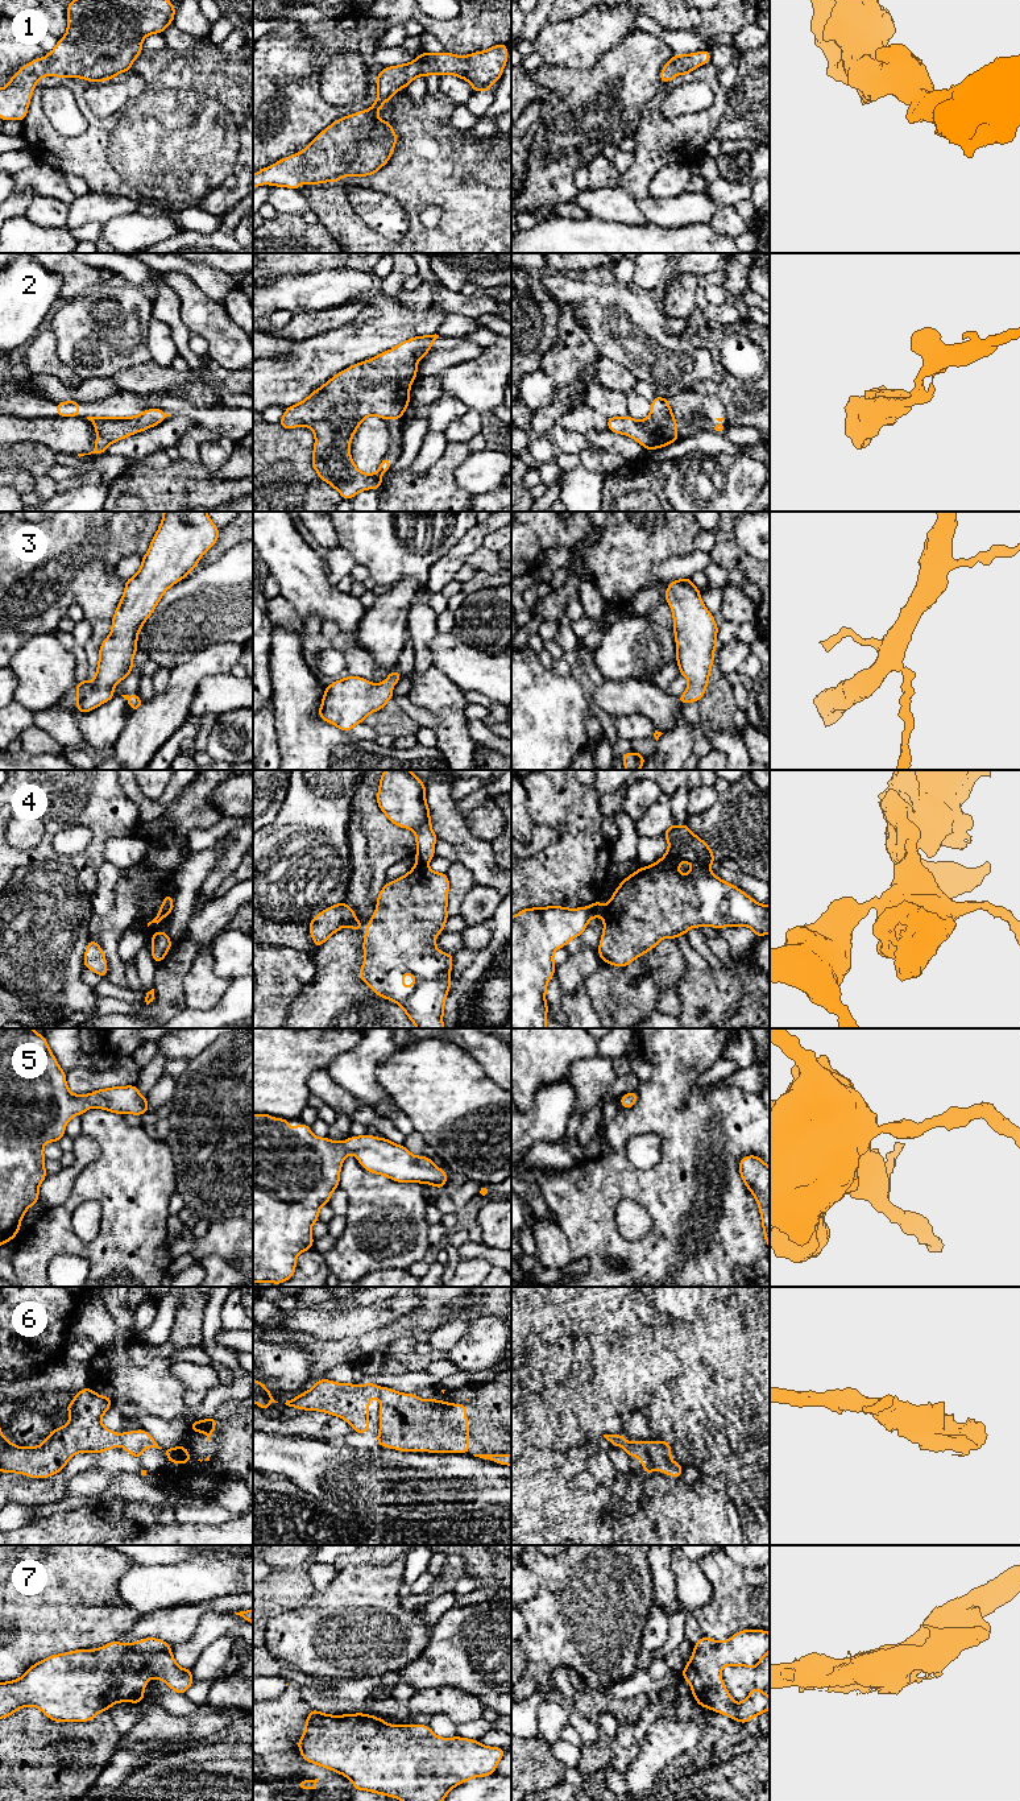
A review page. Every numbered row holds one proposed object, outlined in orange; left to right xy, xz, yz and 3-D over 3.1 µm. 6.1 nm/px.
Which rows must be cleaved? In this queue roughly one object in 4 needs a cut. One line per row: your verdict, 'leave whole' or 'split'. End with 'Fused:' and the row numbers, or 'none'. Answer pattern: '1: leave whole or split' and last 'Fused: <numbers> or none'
1: leave whole
2: leave whole
3: leave whole
4: split
5: leave whole
6: leave whole
7: leave whole
Fused: 4

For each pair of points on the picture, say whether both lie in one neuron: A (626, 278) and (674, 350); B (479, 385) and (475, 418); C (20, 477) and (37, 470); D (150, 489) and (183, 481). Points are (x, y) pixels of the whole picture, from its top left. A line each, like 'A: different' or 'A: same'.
A: different
B: different
C: different
D: same

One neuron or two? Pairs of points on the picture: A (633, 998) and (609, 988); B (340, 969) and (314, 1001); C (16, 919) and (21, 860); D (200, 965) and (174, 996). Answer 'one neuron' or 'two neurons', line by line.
A: one neuron
B: one neuron
C: two neurons
D: two neurons

